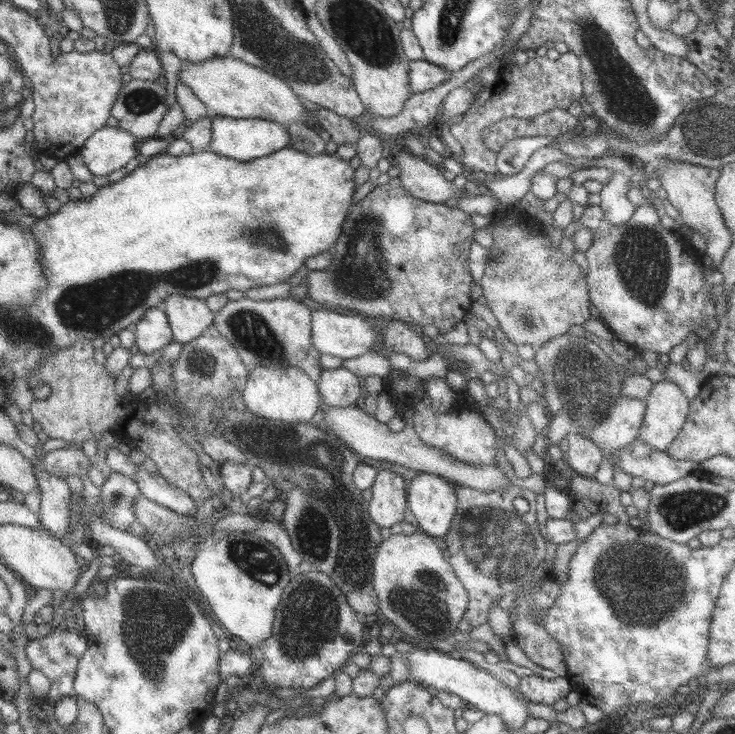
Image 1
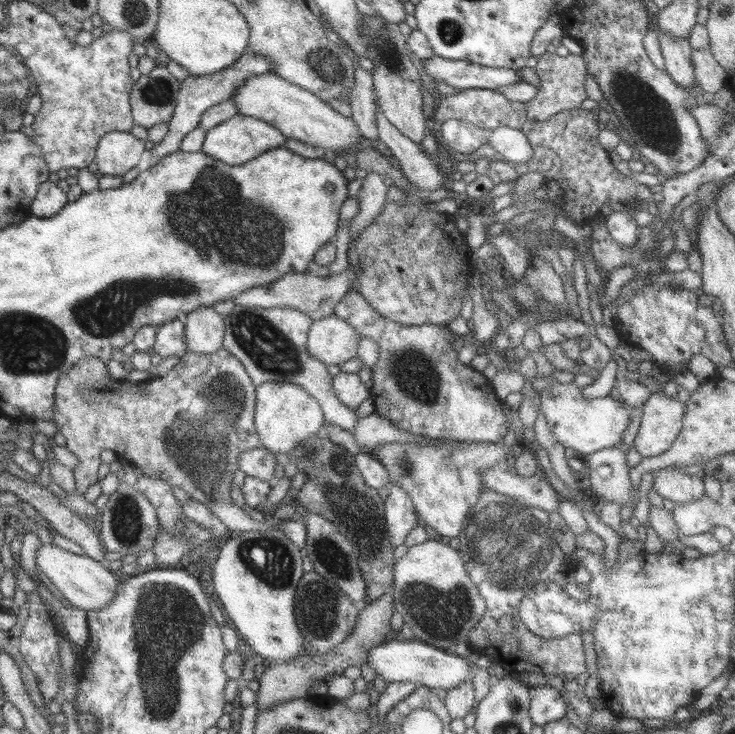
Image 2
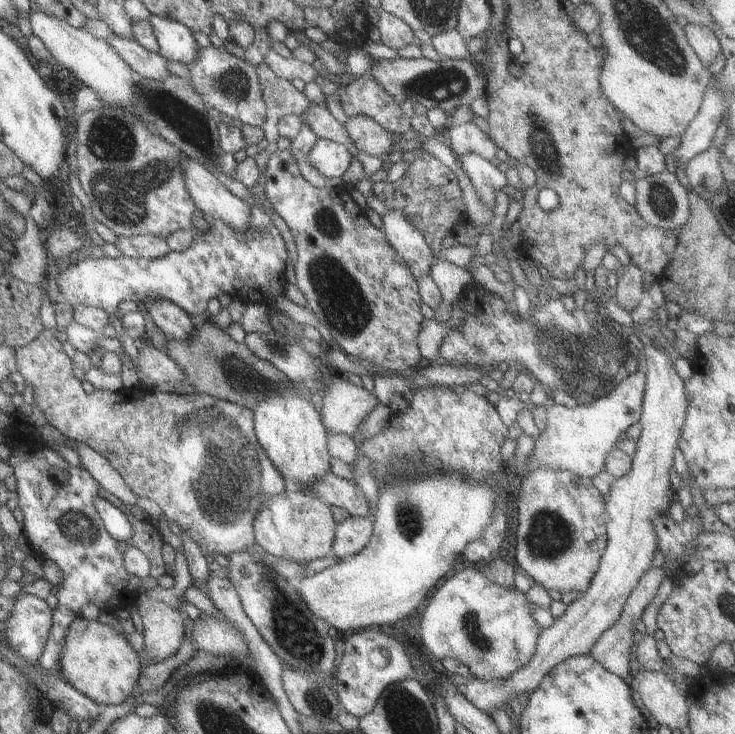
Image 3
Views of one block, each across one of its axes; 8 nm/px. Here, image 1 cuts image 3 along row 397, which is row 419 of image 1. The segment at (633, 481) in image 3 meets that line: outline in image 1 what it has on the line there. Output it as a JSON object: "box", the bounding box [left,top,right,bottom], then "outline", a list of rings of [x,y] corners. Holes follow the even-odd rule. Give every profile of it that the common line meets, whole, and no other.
{"box":[637,380,688,450],"outline":[[[670,380],[655,382],[644,401],[637,439],[649,449],[667,450],[688,414],[688,400]]]}

